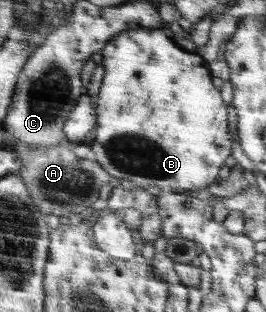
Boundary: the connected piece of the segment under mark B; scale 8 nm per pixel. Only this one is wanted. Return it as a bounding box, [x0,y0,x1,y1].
[90,28,231,193]

